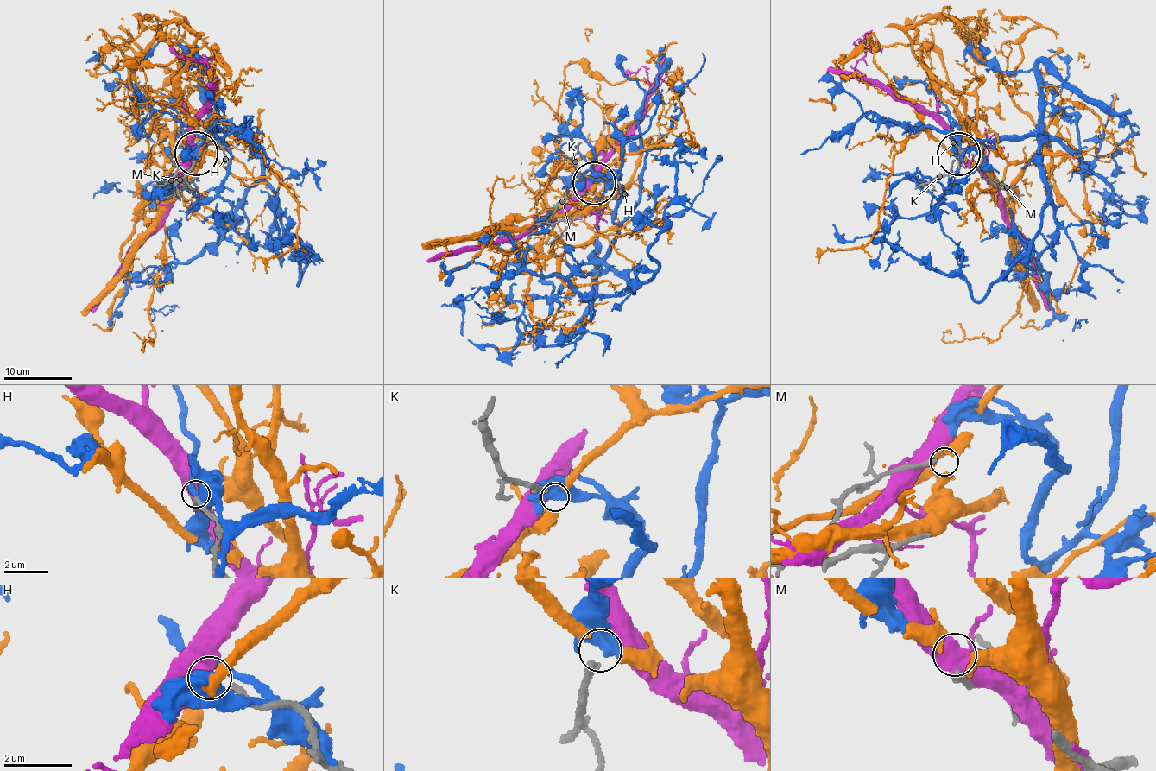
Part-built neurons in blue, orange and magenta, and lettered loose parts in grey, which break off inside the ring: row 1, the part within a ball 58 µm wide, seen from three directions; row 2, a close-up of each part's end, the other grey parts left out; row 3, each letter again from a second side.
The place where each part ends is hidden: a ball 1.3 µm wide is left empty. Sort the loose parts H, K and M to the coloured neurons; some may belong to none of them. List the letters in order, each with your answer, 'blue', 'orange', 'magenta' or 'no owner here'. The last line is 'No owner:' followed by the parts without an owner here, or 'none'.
H: magenta
K: orange
M: no owner here
No owner: M

